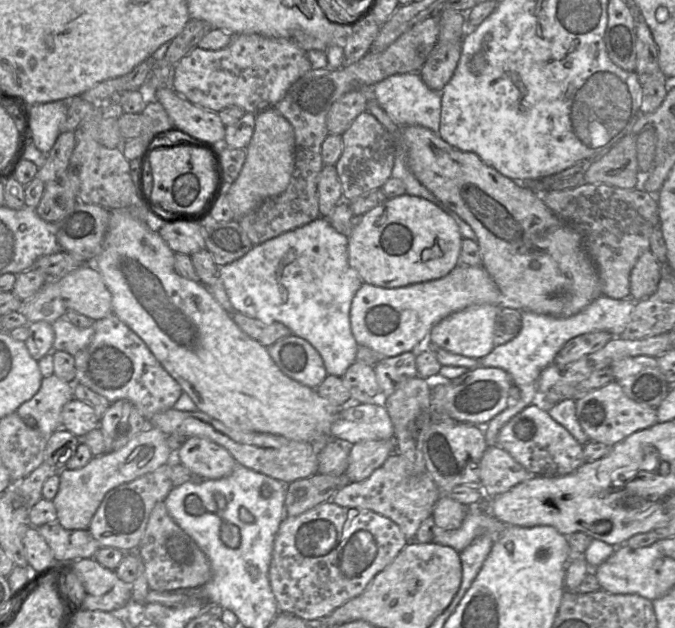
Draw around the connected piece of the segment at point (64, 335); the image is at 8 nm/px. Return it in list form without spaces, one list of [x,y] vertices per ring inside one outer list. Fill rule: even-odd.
[[[63,317],[51,325],[54,331],[53,351],[65,351],[72,356],[87,347],[94,336],[94,322],[88,328],[78,328]]]

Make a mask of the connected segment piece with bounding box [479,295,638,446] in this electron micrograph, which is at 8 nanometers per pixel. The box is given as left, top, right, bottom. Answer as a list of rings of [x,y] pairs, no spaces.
[[[601,295],[582,311],[567,318],[557,318],[523,310],[522,327],[519,334],[505,344],[494,346],[489,354],[479,360],[479,364],[483,367],[496,367],[506,371],[513,385],[521,391],[521,398],[515,405],[506,408],[485,426],[480,427],[484,432],[487,446],[497,446],[497,437],[501,428],[534,402],[541,372],[553,363],[555,356],[566,342],[576,336],[598,331],[605,331],[613,337],[619,337],[630,322],[636,302],[638,301],[633,299],[614,299]]]

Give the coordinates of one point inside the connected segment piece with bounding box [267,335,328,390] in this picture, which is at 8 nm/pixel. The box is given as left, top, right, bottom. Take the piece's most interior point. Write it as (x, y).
(297, 358)

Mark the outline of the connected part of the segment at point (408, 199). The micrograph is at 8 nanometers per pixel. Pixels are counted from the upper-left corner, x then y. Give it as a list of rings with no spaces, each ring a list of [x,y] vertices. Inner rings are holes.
[[[404,194],[387,199],[357,218],[349,235],[349,263],[364,283],[381,288],[403,288],[438,280],[460,264],[463,236],[454,219],[432,202]],[[439,244],[443,255],[423,260],[422,253]]]

